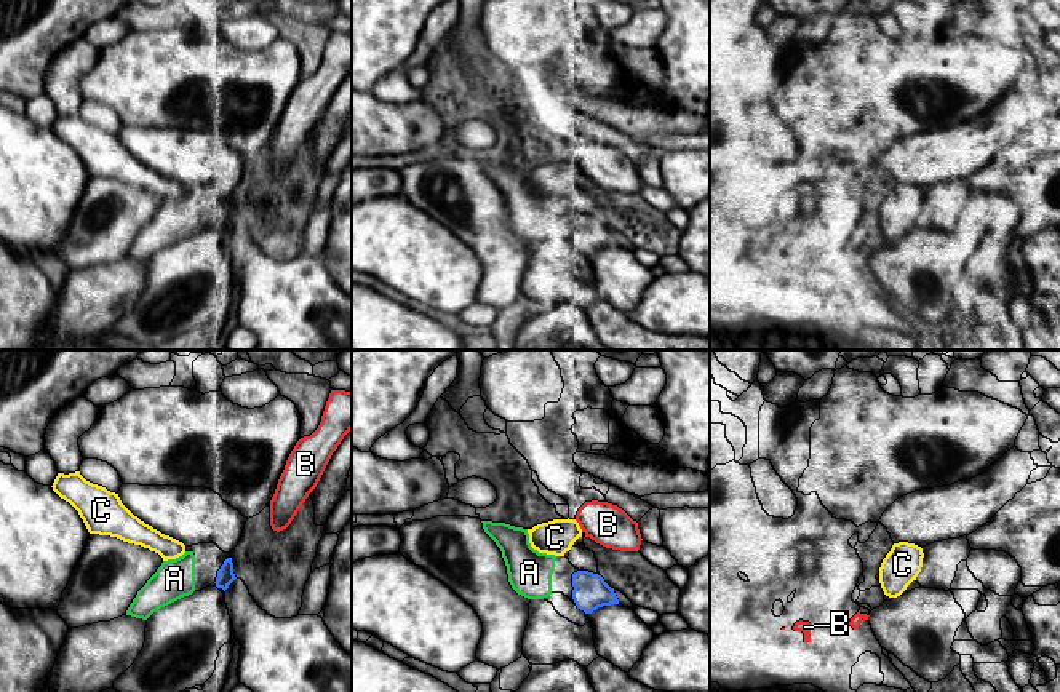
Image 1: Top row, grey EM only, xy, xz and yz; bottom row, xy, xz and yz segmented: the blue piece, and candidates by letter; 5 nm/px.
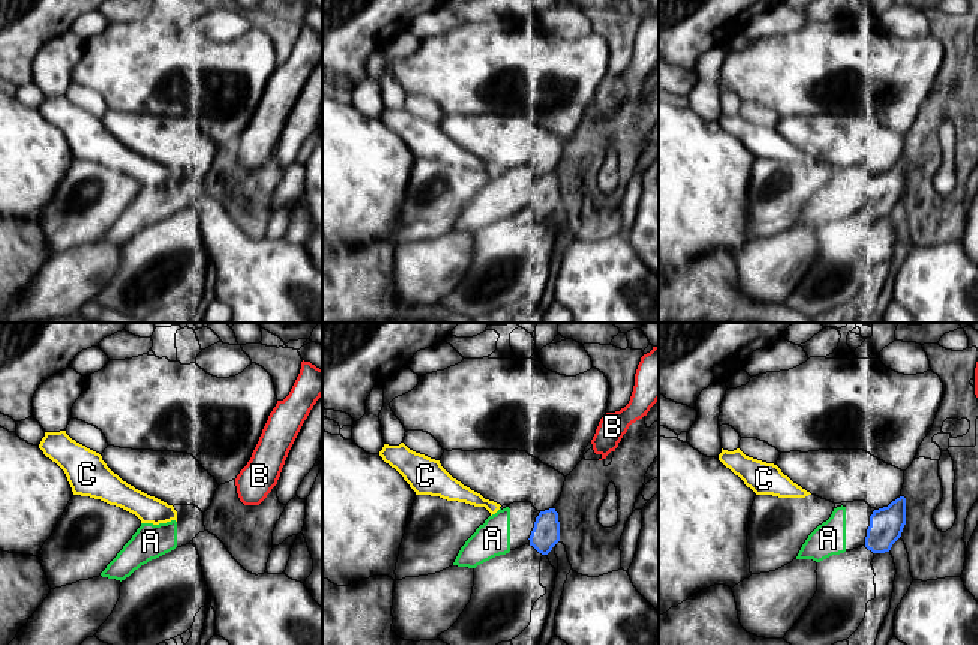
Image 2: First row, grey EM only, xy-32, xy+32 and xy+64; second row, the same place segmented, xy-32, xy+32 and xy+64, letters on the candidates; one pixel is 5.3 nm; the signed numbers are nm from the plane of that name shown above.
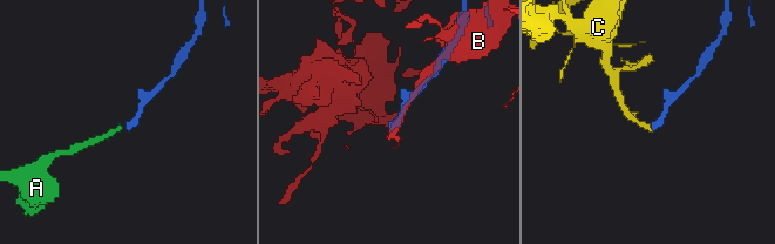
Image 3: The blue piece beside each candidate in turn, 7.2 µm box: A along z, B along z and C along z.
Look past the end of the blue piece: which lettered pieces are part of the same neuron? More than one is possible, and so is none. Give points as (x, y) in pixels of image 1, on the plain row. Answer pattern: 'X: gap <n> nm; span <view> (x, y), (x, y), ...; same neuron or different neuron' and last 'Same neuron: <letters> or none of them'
A: gap 100 nm; span xz (573, 216), (553, 211); same neuron
B: gap 140 nm; span xz (597, 216), (606, 189); different neuron
C: gap 100 nm; span xz (574, 214), (563, 197); different neuron
Same neuron: A

